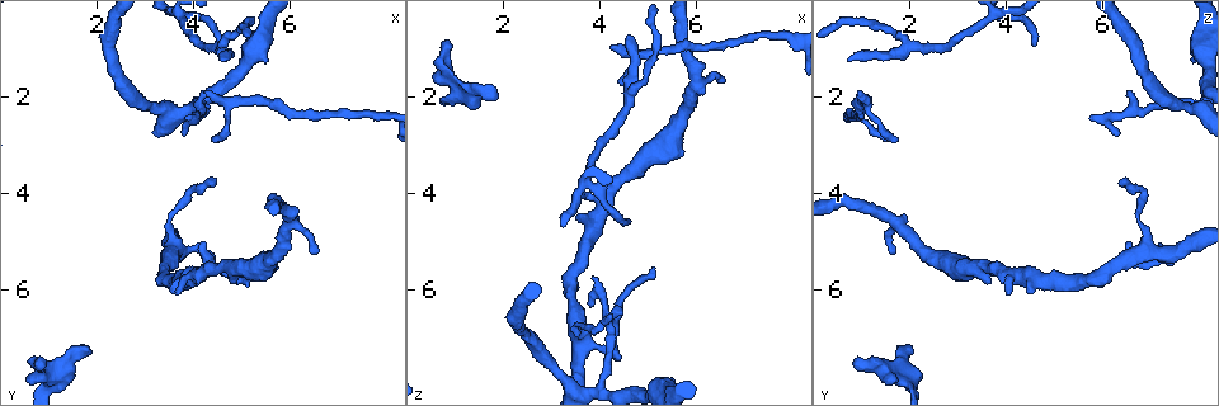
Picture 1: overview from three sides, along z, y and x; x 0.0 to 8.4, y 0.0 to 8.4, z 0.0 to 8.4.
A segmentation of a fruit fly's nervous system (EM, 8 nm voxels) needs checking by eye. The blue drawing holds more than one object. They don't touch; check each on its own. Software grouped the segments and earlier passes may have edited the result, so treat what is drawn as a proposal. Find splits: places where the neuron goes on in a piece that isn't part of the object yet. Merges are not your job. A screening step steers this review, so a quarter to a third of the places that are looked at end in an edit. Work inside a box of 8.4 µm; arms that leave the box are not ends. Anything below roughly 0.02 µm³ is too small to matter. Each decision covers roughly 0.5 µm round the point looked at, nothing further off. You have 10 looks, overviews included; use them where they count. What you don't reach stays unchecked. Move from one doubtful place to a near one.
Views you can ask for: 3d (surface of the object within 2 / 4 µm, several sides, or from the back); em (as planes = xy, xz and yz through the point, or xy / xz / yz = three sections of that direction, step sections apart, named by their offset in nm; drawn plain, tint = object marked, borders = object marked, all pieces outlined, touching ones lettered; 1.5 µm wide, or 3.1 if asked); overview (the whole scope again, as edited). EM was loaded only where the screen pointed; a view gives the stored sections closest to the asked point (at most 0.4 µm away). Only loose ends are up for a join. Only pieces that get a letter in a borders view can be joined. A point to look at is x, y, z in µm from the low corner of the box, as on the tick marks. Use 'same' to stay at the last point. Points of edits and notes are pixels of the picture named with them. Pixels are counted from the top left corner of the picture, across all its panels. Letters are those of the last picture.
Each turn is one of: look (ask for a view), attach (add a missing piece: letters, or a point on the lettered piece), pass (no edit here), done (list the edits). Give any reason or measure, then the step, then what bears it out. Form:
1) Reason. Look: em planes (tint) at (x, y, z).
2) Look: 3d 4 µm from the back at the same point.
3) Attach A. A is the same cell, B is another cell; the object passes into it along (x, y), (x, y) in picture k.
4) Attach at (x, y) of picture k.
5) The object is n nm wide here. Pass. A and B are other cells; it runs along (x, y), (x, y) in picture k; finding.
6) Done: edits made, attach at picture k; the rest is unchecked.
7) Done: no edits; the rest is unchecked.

Free end. Look: em xy step 8 (borders) at (4.60, 0.95, 4.55).

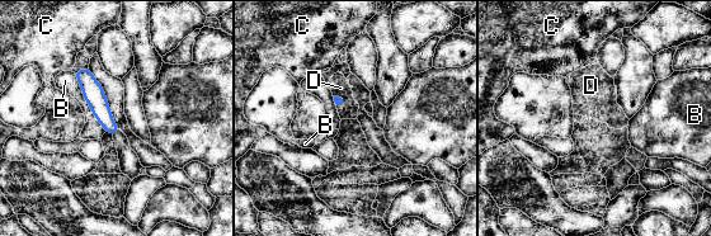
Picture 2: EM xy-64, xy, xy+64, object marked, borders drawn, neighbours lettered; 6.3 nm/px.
Another direction. Look: em planes (borders) at the same point.

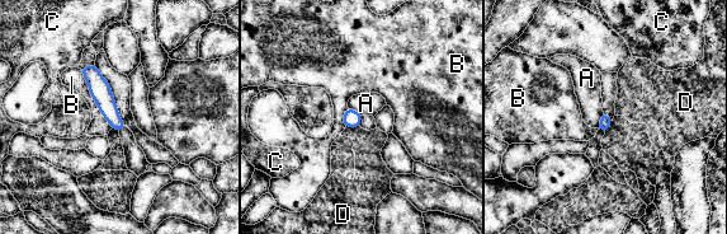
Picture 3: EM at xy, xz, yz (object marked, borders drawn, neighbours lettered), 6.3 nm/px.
The object is 80 nm wide here. Pass. A, B, C and D are other cells; a border runs along (348, 108), (343, 117) in picture 3; none of them fits.

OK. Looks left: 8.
An open end. Look: em planes (borders) at (3.90, 2.45, 5.70).

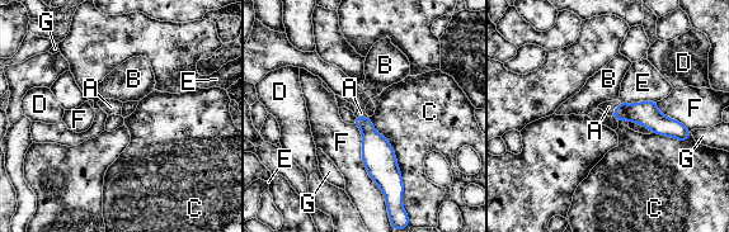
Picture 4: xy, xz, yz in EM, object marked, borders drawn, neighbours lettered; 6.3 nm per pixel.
The object is 110 nm wide here. Attach A. A is the same cell, B, C, D, E, F and G are other cells; the neuron continues.

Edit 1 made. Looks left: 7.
Redraw. Look: overview.

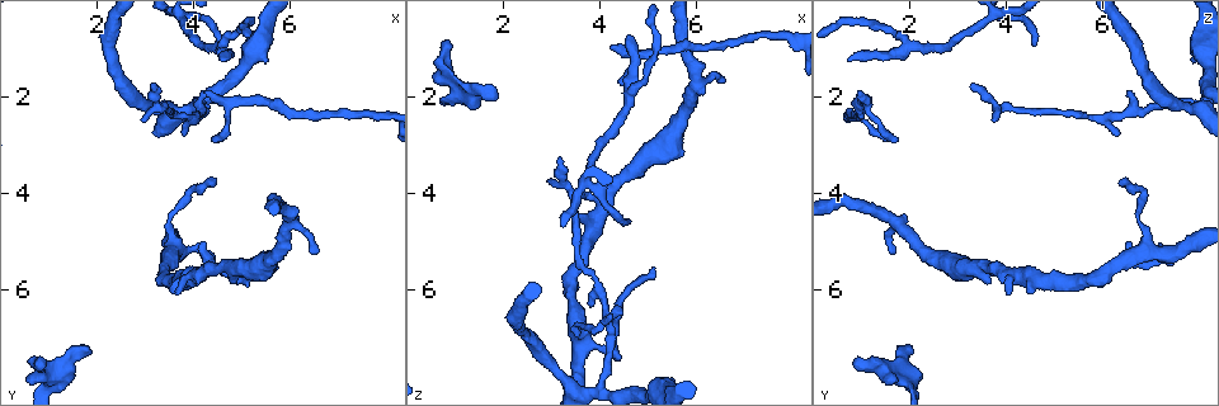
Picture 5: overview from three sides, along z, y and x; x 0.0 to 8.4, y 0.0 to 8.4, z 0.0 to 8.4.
Thin end. Look: em xy step 4 (tint) at (5.15, 5.95, 5.50).

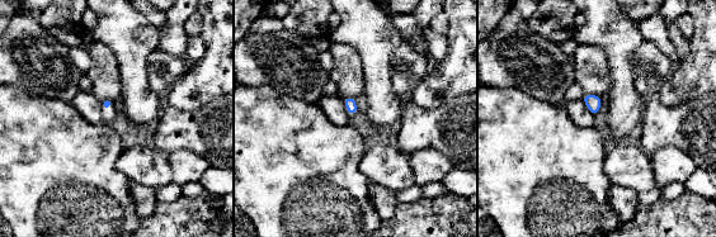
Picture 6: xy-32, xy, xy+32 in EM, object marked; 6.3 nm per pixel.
Look: em planes (borders) at the same point.

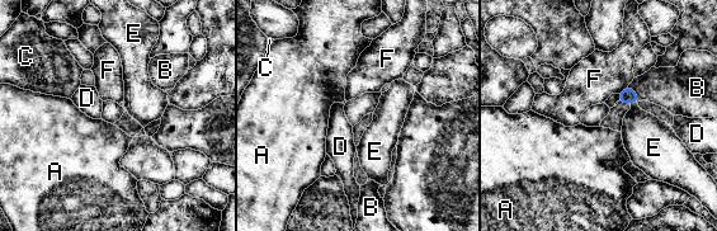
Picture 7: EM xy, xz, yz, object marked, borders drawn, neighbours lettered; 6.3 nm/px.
Pass. A, B, C, D, E and F are other cells; a border runs along (627, 85), (619, 94) in picture 7; no lettered piece goes on from it.

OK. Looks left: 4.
Thin end. Look: 3d 4 µm at (4.30, 1.95, 0.90).

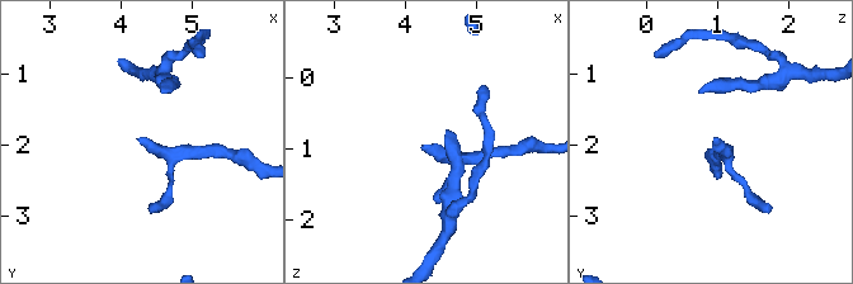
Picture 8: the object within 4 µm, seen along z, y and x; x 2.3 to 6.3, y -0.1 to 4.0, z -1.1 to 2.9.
Now the EM. Look: em yz step 4 (borders) at (4.25, 1.90, 0.95).

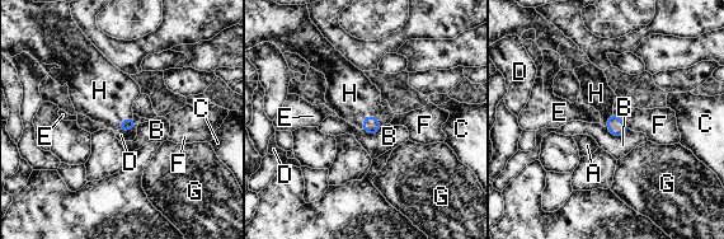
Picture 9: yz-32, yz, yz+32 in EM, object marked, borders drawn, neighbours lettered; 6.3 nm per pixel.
The longest contact is with B, 150 nm. Attach H. H is the same cell, A, B, C, D, E, F and G are other cells; the neuron continues.

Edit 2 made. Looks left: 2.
Done: edits made, attach at picture 4, attach at picture 9; the rest is unchecked.

